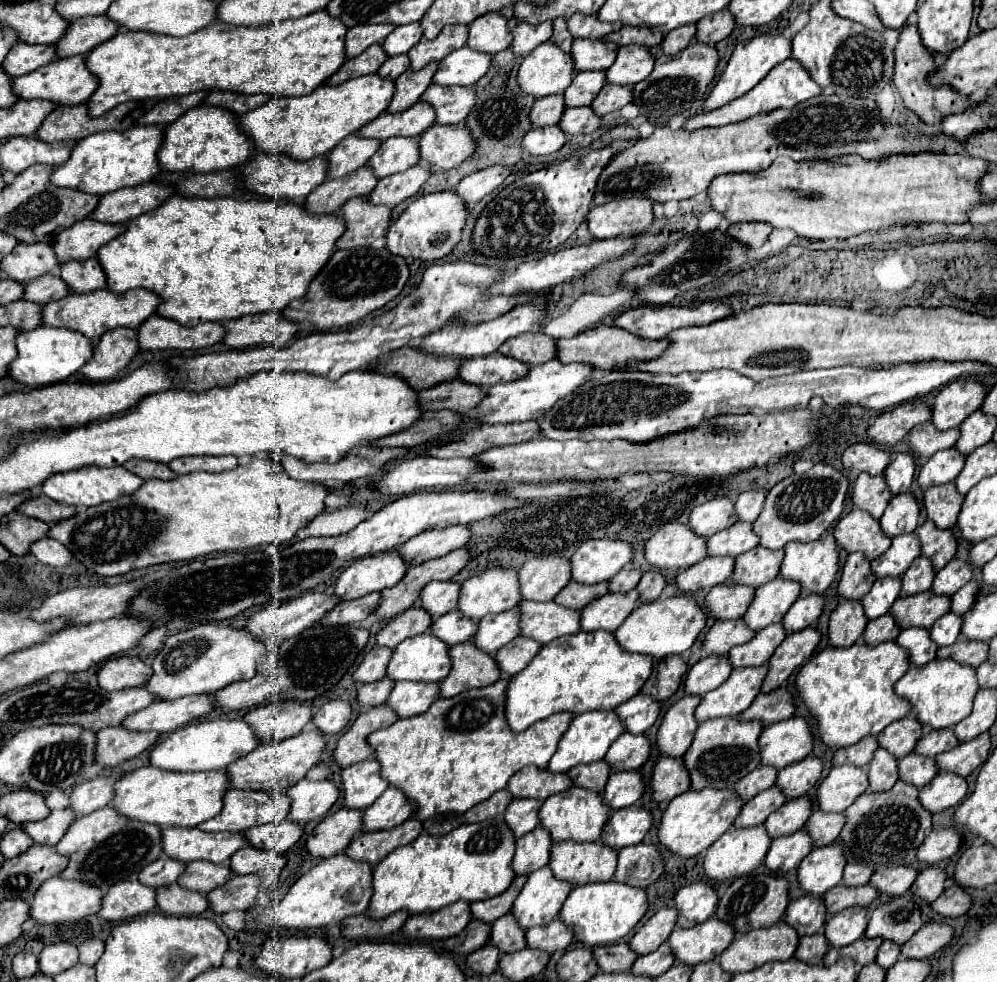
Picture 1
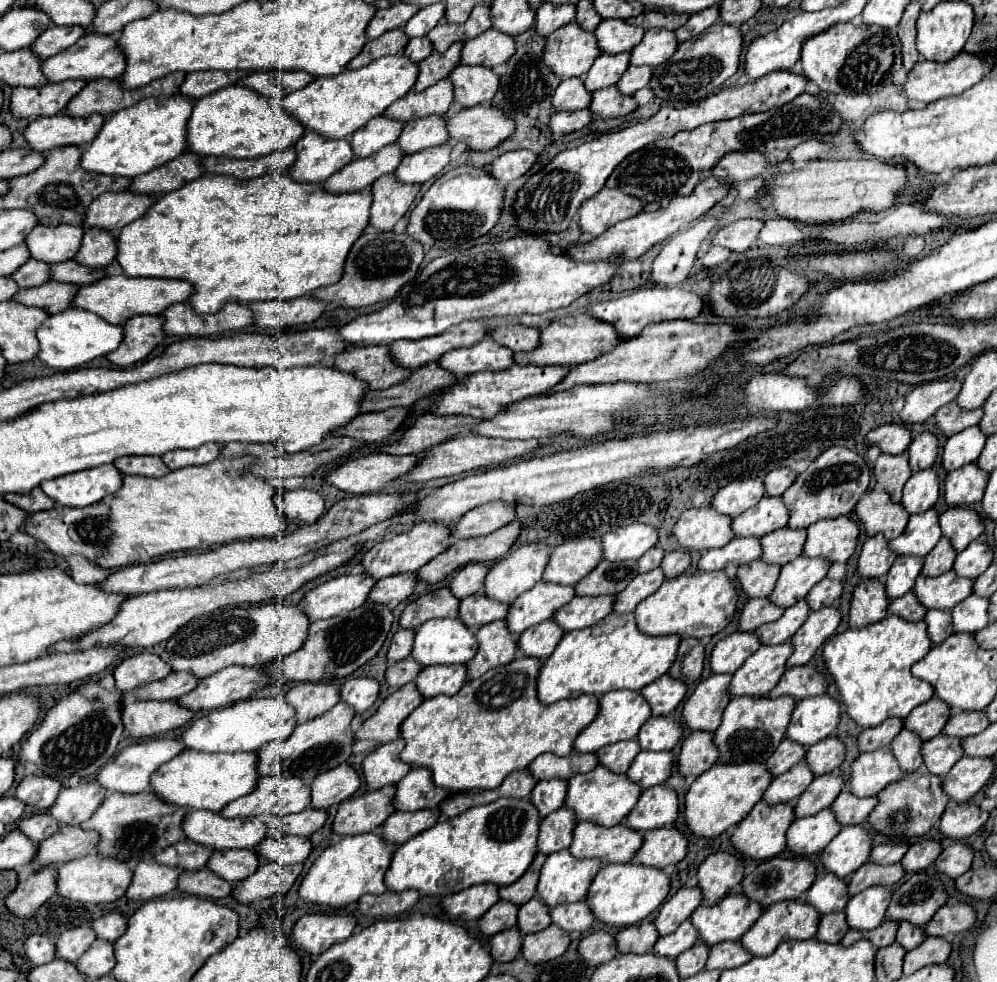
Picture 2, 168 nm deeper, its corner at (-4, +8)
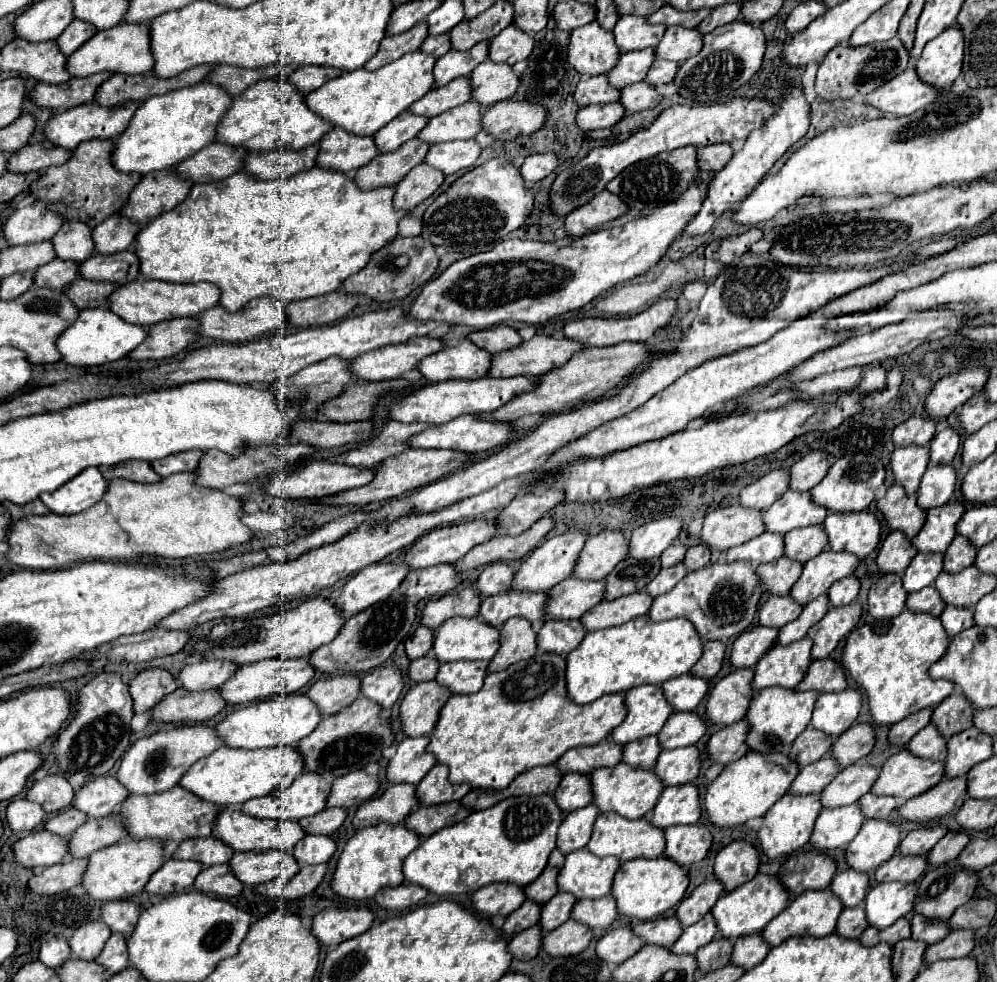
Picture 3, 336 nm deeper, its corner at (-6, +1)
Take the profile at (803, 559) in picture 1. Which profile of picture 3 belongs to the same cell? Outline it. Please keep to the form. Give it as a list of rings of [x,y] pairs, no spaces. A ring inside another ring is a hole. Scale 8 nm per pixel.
[[[867,510],[859,514],[829,514],[823,522],[823,530],[829,538],[829,550],[849,552],[857,558],[871,554],[881,536],[877,518]]]

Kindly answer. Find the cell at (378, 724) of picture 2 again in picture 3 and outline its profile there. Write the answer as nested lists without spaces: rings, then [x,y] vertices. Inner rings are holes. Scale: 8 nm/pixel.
[[[433,680],[411,686],[399,708],[403,734],[411,738],[431,734],[439,718],[439,710],[449,696],[451,694],[447,694],[447,690],[437,686]]]

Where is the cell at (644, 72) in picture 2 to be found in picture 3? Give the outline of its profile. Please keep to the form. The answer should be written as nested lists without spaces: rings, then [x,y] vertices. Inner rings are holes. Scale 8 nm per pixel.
[[[653,62],[653,66],[647,72],[645,82],[651,84],[651,86],[669,84],[673,80],[677,68],[679,68],[679,64],[675,64],[675,62]]]

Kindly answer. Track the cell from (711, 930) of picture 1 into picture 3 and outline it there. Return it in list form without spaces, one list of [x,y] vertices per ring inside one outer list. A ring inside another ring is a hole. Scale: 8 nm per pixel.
[[[757,874],[747,884],[721,896],[711,910],[711,916],[715,920],[719,934],[723,938],[735,940],[741,936],[761,932],[773,920],[773,916],[777,916],[787,906],[787,900],[789,900],[789,894],[783,890],[783,886],[779,886],[779,882],[775,882],[775,878],[765,876],[765,874]]]

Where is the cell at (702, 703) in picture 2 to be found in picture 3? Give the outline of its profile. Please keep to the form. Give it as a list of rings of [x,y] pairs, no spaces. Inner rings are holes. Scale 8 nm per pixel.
[[[751,668],[729,672],[709,692],[705,704],[705,718],[717,726],[731,726],[743,718],[747,700],[751,700]]]

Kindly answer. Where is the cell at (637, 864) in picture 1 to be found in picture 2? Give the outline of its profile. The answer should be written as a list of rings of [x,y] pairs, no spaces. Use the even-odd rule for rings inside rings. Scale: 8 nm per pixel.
[[[675,827],[651,829],[645,833],[643,847],[633,857],[633,863],[663,869],[671,863],[679,863],[687,855],[687,845],[689,839]]]

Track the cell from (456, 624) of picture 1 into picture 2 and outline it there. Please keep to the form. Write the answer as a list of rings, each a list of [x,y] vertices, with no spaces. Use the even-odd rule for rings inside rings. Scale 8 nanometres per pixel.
[[[471,595],[461,601],[459,607],[459,619],[467,627],[481,627],[485,623],[505,619],[509,611],[509,605],[497,603],[495,599],[489,599],[487,595]]]

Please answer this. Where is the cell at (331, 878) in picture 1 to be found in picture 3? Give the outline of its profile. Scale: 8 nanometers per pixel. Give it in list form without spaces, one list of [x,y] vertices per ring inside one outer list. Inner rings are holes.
[[[379,824],[373,828],[357,830],[349,838],[349,842],[345,844],[345,850],[337,860],[337,868],[331,878],[331,890],[345,900],[363,902],[363,900],[371,900],[381,888],[403,884],[401,864],[419,846],[419,842],[421,842],[419,836],[407,830],[403,824],[397,824],[397,826]]]

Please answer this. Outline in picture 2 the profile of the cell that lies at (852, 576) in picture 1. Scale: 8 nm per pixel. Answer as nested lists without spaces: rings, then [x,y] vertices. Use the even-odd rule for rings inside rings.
[[[873,535],[865,541],[861,557],[859,557],[859,573],[865,577],[881,577],[889,571],[897,553],[889,549],[889,543],[883,535]]]

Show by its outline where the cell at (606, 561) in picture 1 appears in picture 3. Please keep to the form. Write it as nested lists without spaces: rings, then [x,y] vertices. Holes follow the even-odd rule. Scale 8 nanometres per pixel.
[[[661,518],[653,520],[647,526],[639,526],[629,536],[627,558],[649,560],[659,558],[659,554],[669,548],[673,538],[681,532],[681,518]]]

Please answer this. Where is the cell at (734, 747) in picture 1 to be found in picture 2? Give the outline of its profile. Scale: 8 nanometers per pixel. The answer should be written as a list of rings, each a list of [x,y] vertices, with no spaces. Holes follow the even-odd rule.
[[[749,695],[733,697],[723,713],[723,723],[715,731],[715,745],[721,751],[721,763],[763,763],[767,761],[773,751],[779,747],[785,725],[789,725],[793,707],[797,705],[795,699],[789,699],[787,695],[777,699],[749,699]]]

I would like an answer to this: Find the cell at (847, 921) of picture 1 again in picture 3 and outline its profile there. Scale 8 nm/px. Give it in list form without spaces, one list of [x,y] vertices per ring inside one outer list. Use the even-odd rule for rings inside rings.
[[[903,882],[877,884],[863,902],[869,926],[877,930],[889,928],[897,918],[911,912],[913,896],[915,896],[915,884],[903,884]]]

